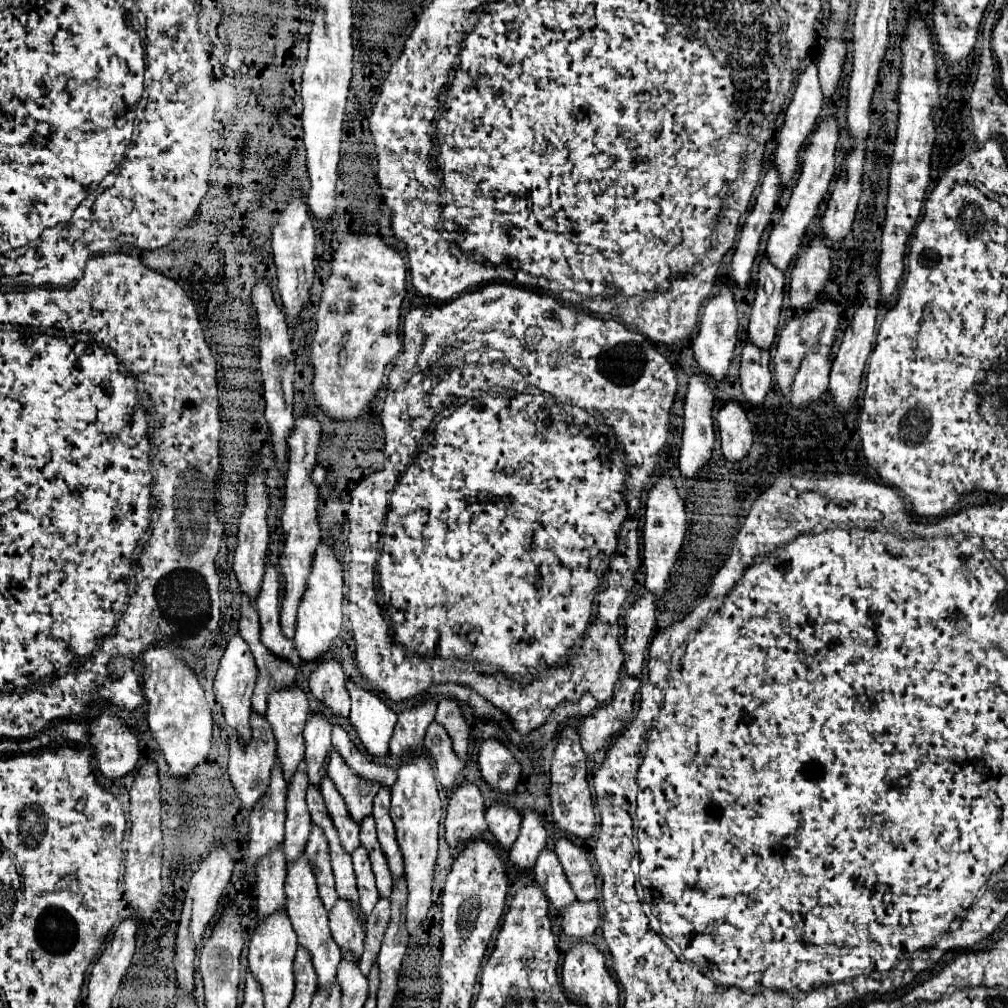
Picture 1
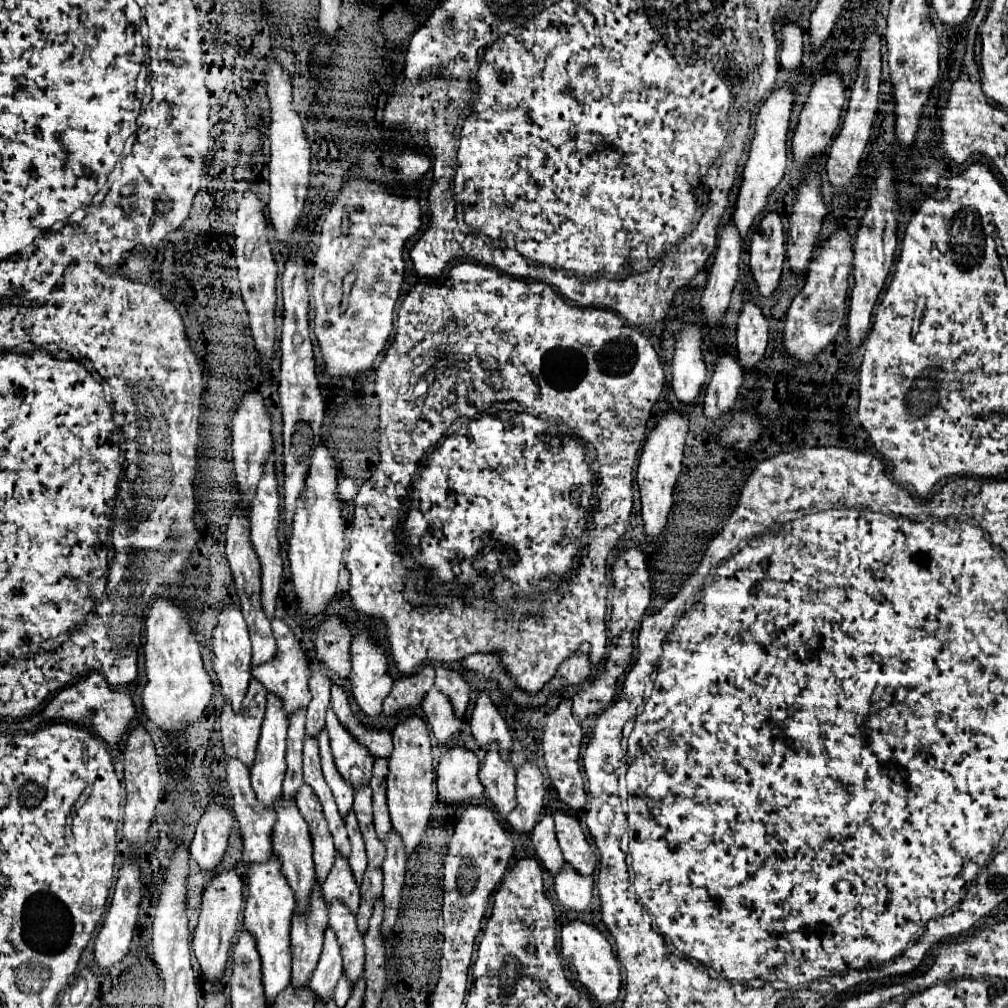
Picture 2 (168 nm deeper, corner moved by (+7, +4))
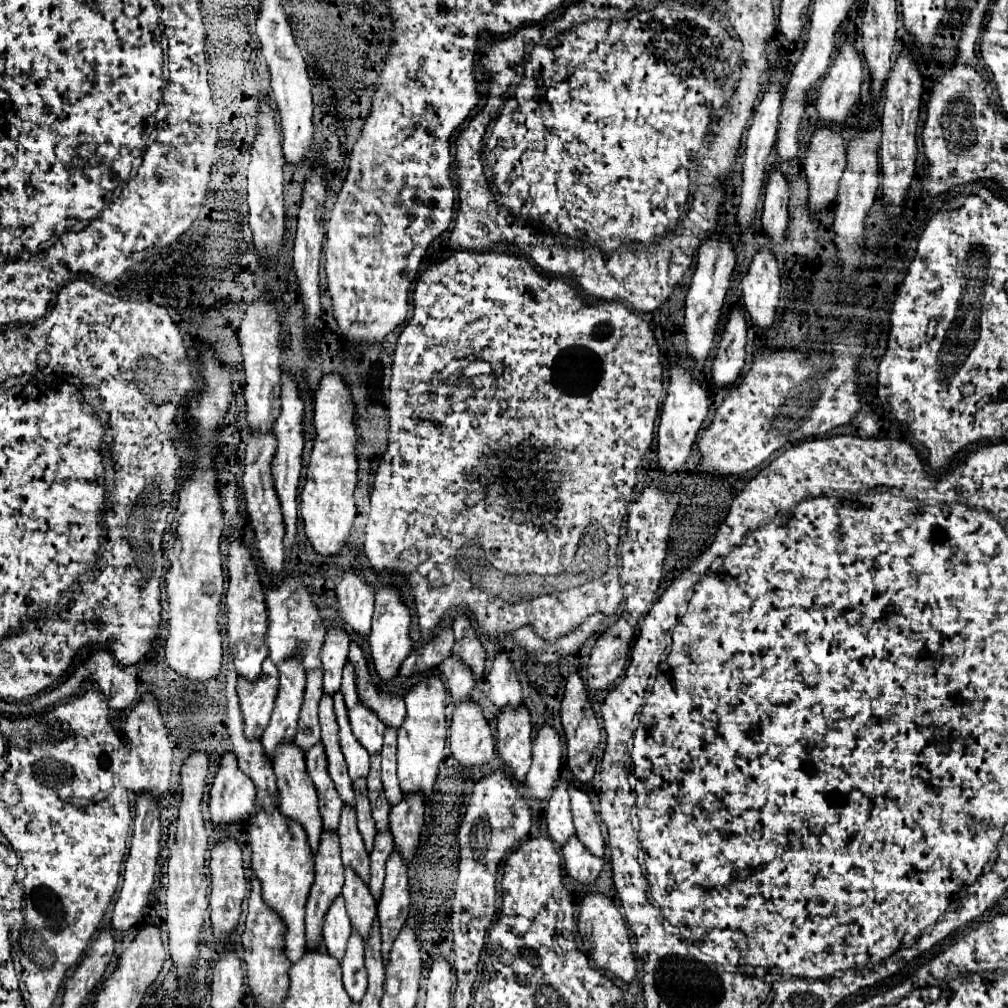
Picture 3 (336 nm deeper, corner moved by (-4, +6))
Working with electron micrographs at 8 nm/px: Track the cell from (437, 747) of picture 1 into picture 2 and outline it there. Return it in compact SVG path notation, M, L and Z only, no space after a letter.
M432 688L426 694L420 708L422 708L424 720L432 728L432 734L434 734L436 742L442 744L442 746L448 746L450 742L454 742L456 732L460 728L460 720L456 720L448 696L442 694L438 688Z

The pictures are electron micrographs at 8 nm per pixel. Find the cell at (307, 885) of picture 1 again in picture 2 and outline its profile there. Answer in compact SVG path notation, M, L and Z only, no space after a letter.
M280 798L276 804L276 814L278 814L278 820L276 820L274 836L272 836L274 854L280 862L280 870L286 878L286 882L290 884L290 888L294 892L294 898L296 898L294 912L296 912L296 910L304 910L304 898L308 898L308 890L312 890L312 882L316 882L314 880L316 878L314 862L312 862L312 840L310 840L308 826L296 808L296 802L288 802L288 800Z

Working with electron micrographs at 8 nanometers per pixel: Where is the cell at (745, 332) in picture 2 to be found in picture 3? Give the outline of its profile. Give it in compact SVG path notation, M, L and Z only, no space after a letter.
M761 246L743 278L743 302L757 328L769 328L775 322L779 302L779 266L771 246Z

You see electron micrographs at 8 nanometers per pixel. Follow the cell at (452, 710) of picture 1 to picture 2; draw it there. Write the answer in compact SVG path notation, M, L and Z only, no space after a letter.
M442 666L436 668L436 686L440 692L444 692L454 708L454 714L458 720L464 718L466 706L468 706L468 684L460 672L444 670Z

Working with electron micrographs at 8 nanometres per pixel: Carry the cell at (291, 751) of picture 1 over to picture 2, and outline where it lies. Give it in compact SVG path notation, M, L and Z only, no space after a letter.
M274 620L272 622L272 632L278 644L278 654L272 662L268 664L260 664L252 670L252 676L276 698L280 698L286 714L294 714L296 710L302 710L308 706L310 702L310 690L308 690L308 678L310 678L310 670L308 670L308 660L304 656L304 652L296 646L294 642L294 634L292 630L282 622L282 620Z

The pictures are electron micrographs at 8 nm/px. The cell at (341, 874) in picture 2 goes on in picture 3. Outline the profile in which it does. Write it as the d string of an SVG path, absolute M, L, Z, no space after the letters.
M355 808L341 810L341 822L337 828L341 838L341 854L343 864L351 866L359 877L368 884L370 880L370 858L363 846L363 838L359 836Z

